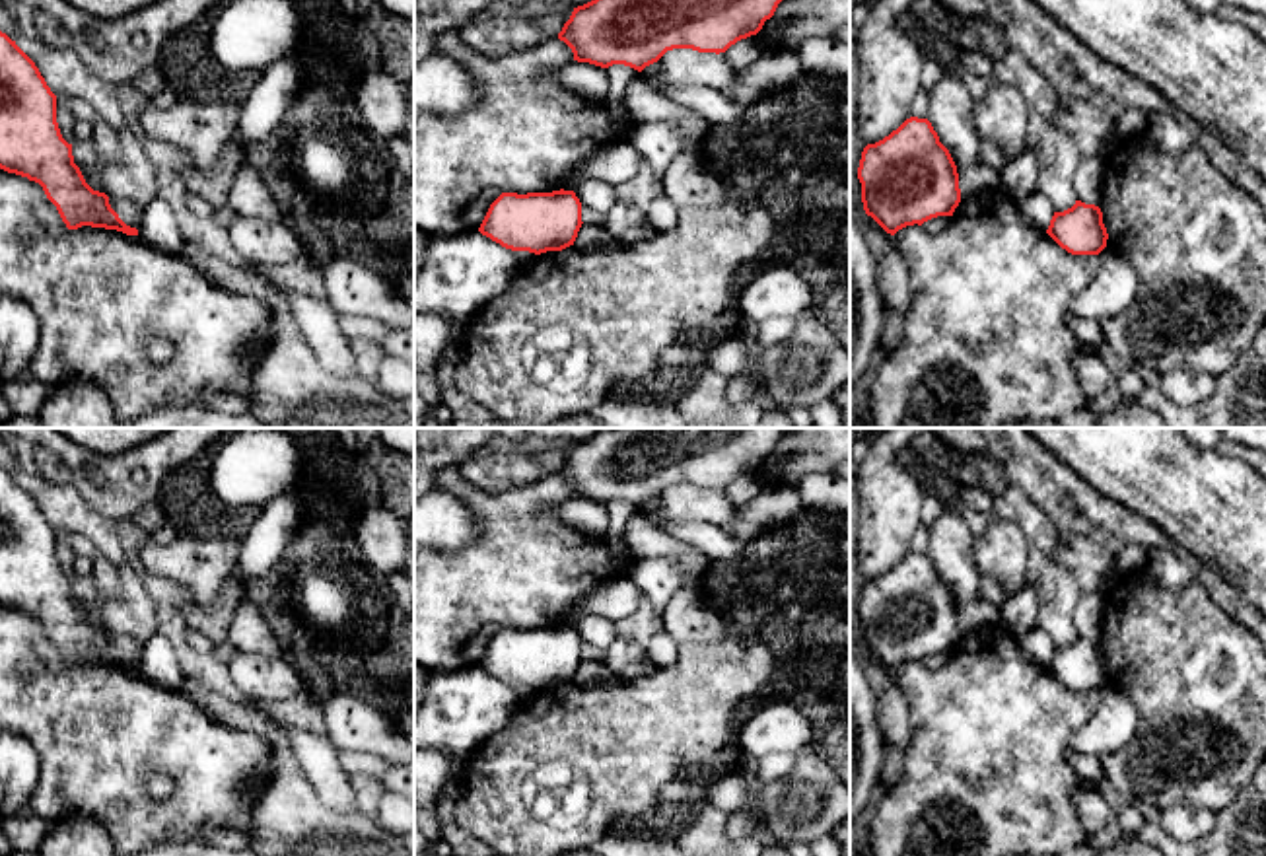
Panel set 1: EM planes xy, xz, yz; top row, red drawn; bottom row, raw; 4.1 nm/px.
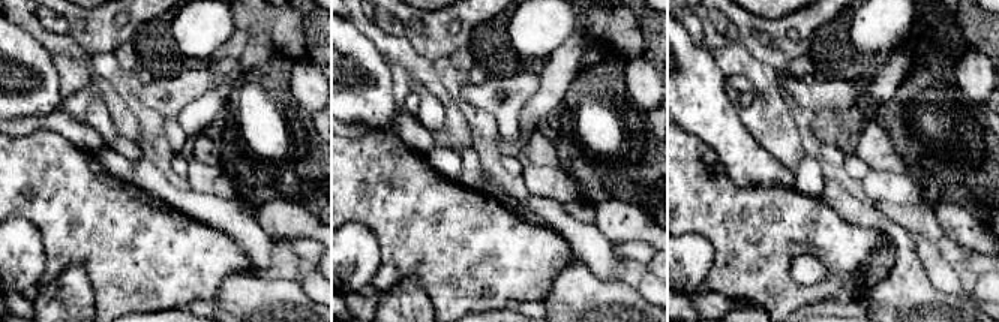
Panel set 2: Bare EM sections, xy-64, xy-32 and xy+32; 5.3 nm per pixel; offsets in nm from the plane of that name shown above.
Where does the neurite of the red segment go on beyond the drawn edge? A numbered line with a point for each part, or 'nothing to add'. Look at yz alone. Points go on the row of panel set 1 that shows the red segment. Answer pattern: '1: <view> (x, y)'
nothing to add

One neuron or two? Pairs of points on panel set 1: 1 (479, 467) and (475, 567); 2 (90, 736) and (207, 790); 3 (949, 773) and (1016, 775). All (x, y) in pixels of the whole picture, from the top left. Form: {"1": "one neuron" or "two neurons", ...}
{"1": "two neurons", "2": "one neuron", "3": "one neuron"}

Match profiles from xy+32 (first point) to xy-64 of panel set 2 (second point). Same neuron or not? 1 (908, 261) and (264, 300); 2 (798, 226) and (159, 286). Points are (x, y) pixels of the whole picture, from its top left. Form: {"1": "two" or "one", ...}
{"1": "one", "2": "one"}

